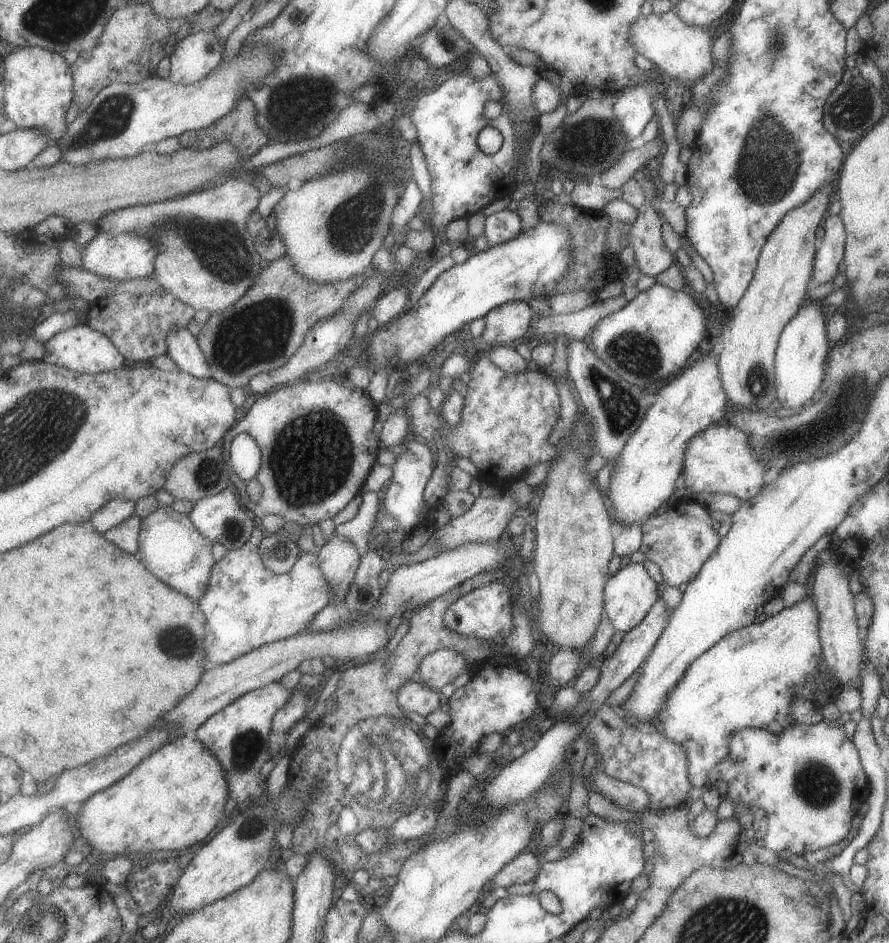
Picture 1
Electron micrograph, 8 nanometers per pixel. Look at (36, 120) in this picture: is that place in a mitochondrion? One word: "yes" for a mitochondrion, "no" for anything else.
no

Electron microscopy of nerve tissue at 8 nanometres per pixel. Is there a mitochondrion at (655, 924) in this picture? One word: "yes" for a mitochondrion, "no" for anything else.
no

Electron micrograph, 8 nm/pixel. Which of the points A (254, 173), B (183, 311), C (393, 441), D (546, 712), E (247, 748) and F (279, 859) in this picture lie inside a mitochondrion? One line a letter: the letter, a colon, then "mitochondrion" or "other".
A: other
B: other
C: other
D: other
E: mitochondrion
F: other

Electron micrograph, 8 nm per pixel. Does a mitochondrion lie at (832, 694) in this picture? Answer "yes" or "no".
no

